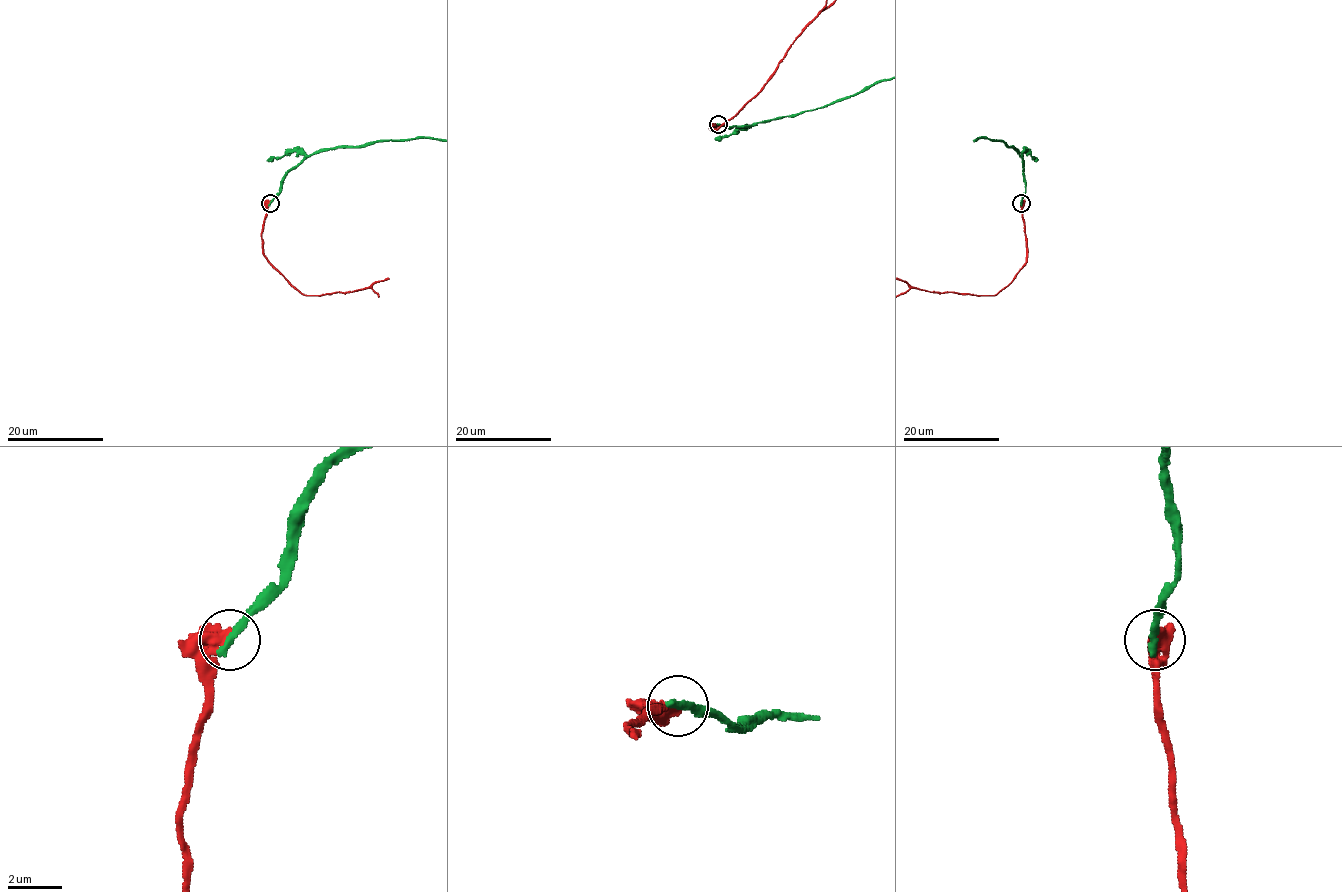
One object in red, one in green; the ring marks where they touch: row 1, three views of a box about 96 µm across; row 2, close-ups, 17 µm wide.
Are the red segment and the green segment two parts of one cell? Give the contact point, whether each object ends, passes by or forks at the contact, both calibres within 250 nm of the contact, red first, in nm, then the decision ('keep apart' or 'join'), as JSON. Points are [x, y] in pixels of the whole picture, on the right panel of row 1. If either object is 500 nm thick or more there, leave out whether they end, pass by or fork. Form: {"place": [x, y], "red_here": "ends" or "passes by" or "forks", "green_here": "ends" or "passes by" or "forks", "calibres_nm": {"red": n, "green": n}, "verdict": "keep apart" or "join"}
{"place": [1021, 203], "calibres_nm": {"red": 550, "green": 340}, "verdict": "keep apart"}

